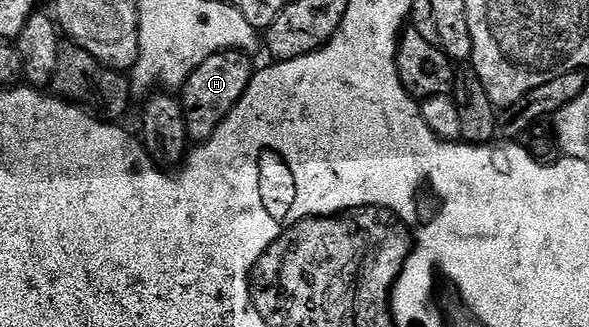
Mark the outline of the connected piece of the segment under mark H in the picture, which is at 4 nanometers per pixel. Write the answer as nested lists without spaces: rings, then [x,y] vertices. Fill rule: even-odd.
[[[219,51],[211,55],[184,82],[182,102],[188,121],[188,133],[193,140],[203,141],[210,138],[218,124],[231,113],[232,108],[246,93],[248,82],[252,80],[254,66],[249,56],[242,51]],[[184,94],[184,95],[183,95]]]

